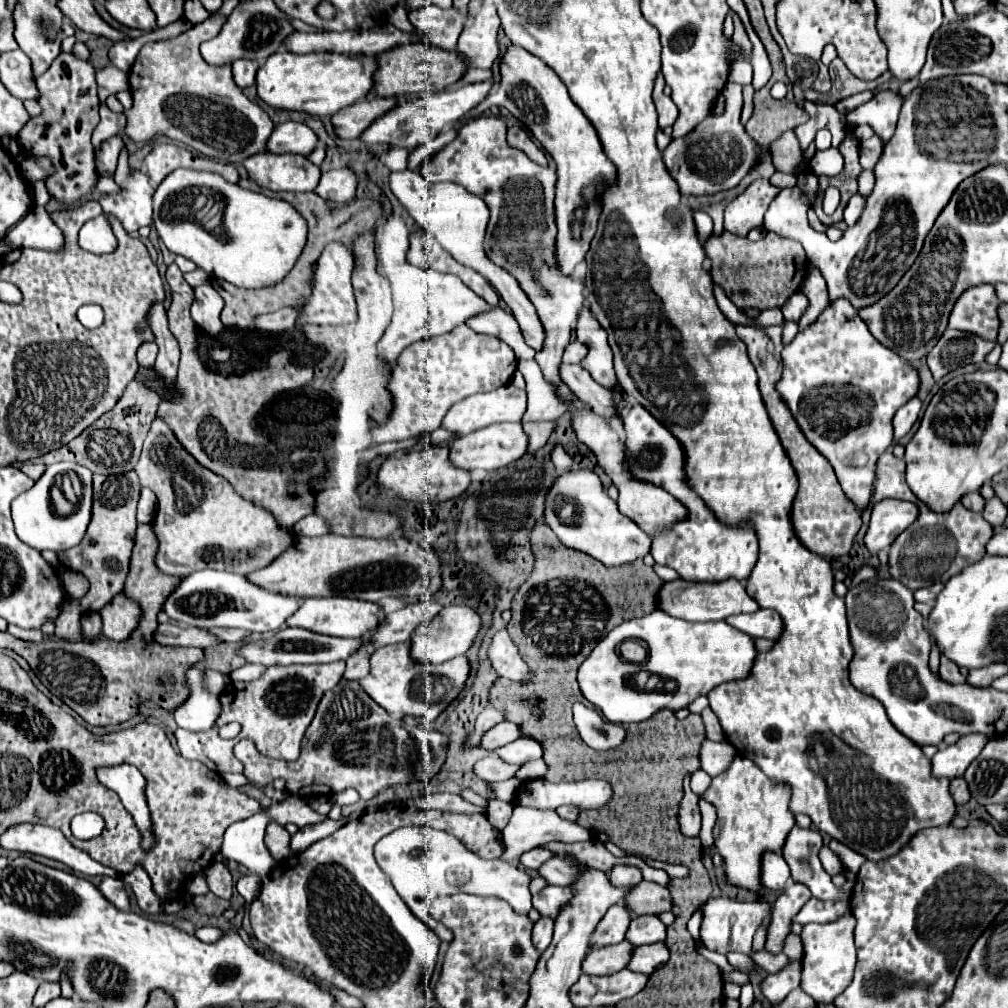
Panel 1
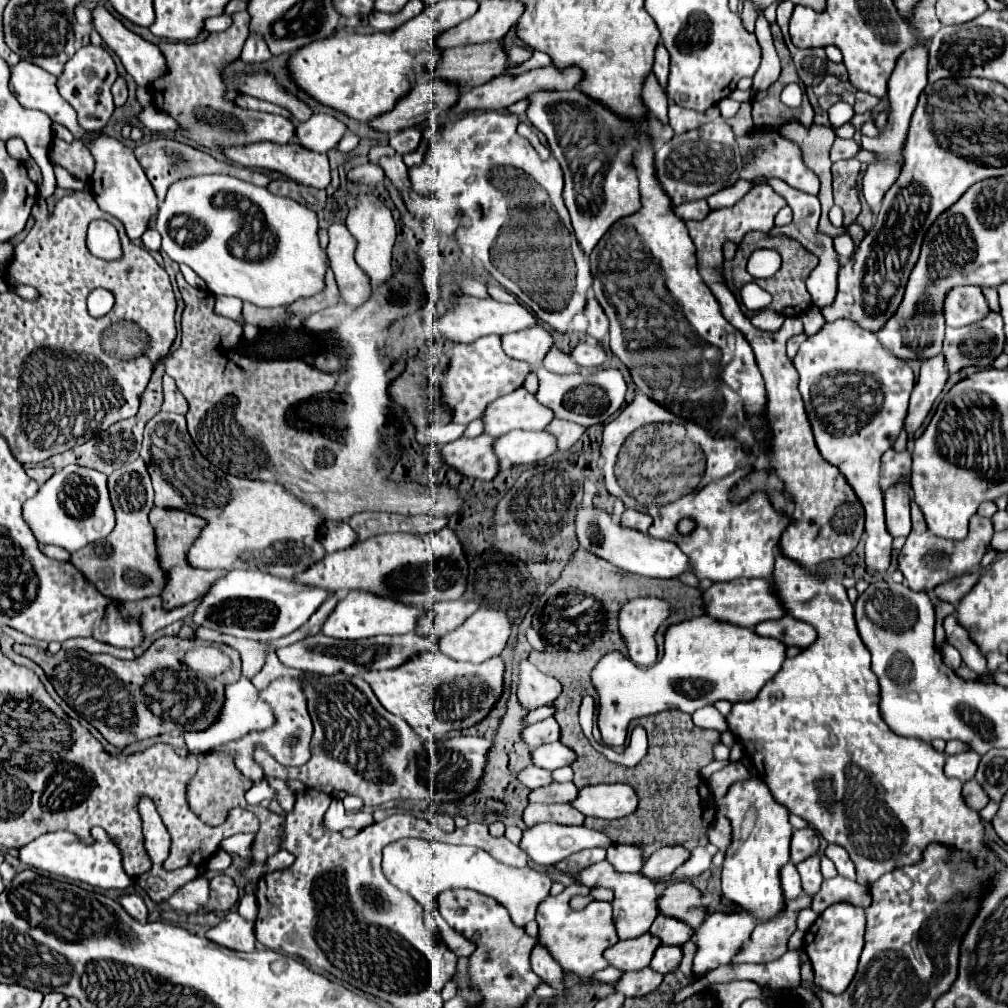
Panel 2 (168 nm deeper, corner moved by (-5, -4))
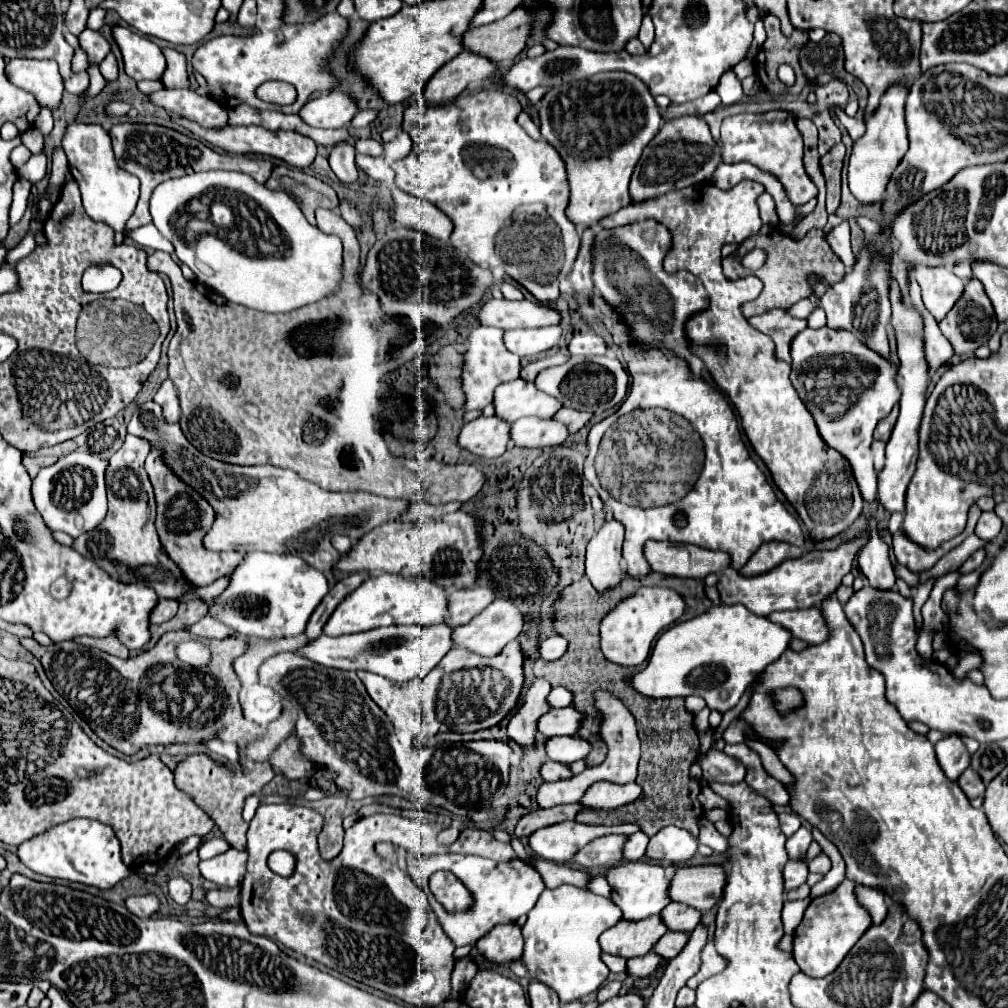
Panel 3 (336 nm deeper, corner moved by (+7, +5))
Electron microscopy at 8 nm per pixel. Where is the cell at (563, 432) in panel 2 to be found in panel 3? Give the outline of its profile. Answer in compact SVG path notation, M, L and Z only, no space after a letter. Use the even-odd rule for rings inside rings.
M562 407L556 415L554 415L554 419L558 419L558 421L564 421L566 423L566 427L570 429L570 433L576 433L576 431L580 431L590 419L592 419L592 413L588 413L588 411L576 411L576 409L568 409L568 407Z

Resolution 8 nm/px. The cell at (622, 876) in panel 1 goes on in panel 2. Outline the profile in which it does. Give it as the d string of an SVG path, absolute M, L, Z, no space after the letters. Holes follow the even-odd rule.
M674 846L674 848L660 848L656 850L640 868L640 874L656 880L662 878L670 872L674 872L686 858L690 856L688 850L684 850L682 846Z

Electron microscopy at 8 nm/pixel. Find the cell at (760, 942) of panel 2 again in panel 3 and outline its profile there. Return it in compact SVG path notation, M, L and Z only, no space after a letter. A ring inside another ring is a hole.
M710 941L710 943L706 943L706 947L702 949L702 963L700 963L700 971L692 977L692 979L688 979L688 987L690 989L696 989L704 979L708 979L708 977L712 977L712 975L716 975L716 973L720 973L722 969L724 969L724 965L726 965L726 961L716 953L716 949L714 949L714 943Z

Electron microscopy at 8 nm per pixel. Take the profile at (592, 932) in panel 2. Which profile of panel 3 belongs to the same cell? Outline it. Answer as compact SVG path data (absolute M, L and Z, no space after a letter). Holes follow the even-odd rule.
M574 885L546 889L522 927L522 963L528 969L528 977L554 989L560 1003L570 1003L584 995L596 993L610 973L600 957L602 949L598 937L620 919L622 913L618 905L588 889L576 889Z

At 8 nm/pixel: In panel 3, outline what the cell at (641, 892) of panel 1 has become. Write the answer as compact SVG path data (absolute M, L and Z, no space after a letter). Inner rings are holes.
M690 865L680 867L672 879L670 895L674 901L710 911L726 885L726 869L722 865Z

